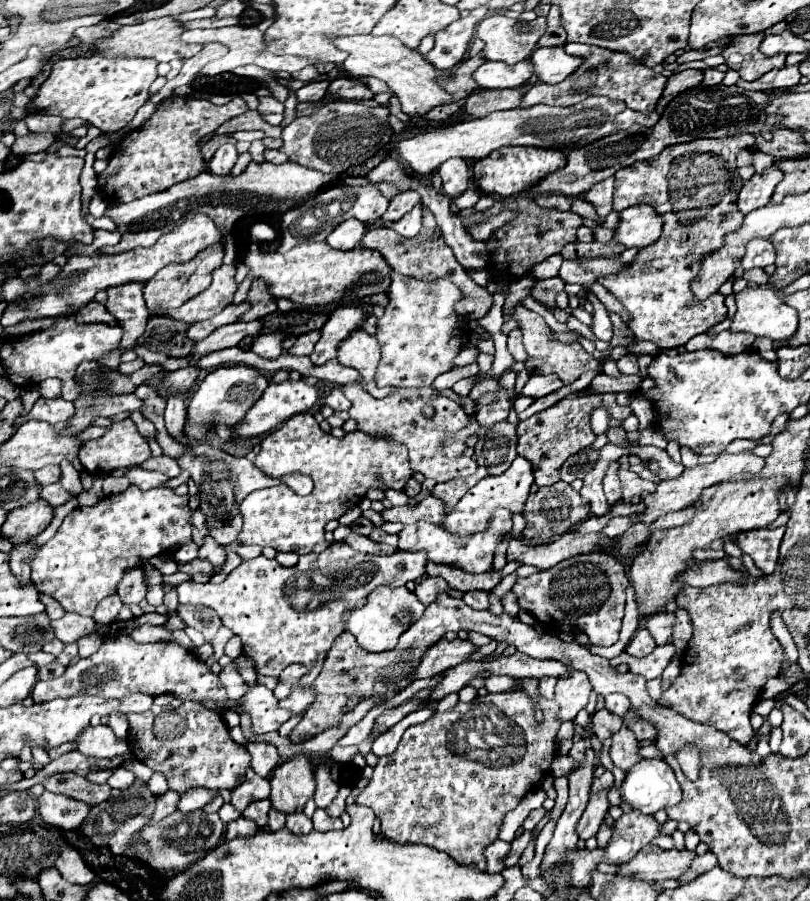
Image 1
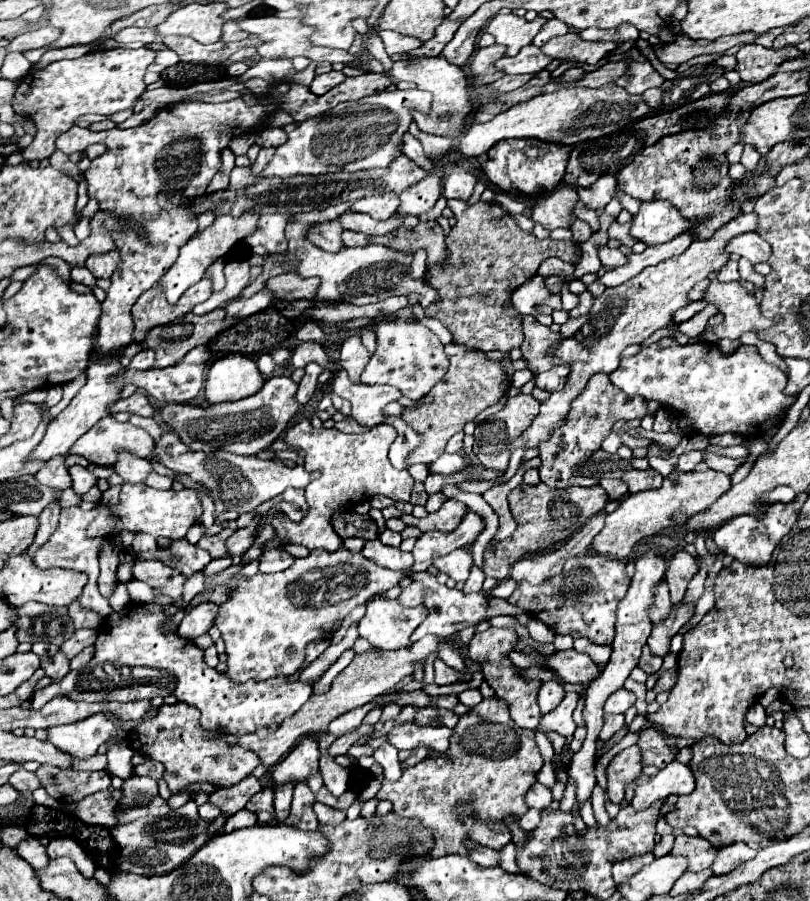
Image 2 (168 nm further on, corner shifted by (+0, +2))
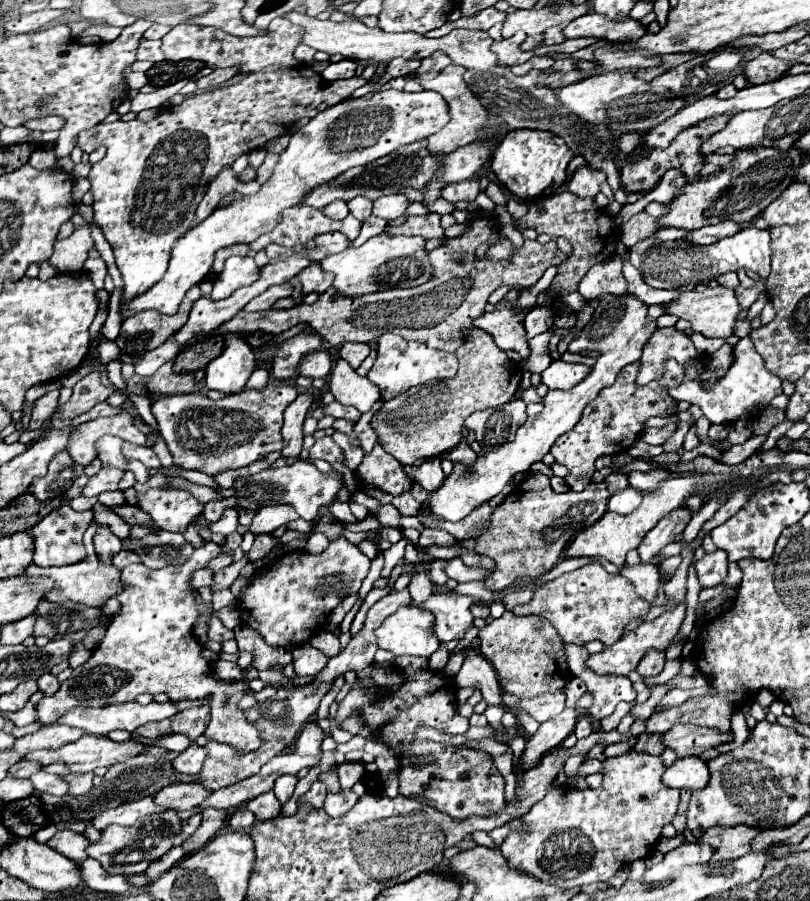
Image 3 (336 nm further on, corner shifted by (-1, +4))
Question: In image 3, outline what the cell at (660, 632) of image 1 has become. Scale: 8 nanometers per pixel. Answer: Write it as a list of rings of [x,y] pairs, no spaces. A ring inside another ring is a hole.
[[[643,563],[633,565],[633,567],[625,565],[621,569],[621,575],[627,577],[635,585],[639,597],[643,597],[649,605],[655,603],[657,591],[661,587],[661,577],[659,577],[657,565],[643,565]]]

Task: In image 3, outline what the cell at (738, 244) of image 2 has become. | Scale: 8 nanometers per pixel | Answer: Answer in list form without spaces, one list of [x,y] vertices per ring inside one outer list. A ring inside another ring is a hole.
[[[743,227],[733,237],[725,237],[713,245],[699,247],[687,245],[687,241],[657,241],[653,237],[639,241],[629,249],[629,257],[633,267],[639,269],[643,281],[657,289],[679,289],[691,291],[697,283],[709,283],[727,271],[737,271],[739,267],[759,273],[763,279],[769,275],[771,265],[771,247],[769,233],[757,227]]]

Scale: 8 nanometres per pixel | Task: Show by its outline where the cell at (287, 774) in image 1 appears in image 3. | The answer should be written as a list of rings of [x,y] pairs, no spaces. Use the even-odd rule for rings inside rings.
[[[307,723],[297,737],[293,753],[317,757],[317,755],[321,755],[321,741],[323,739],[325,739],[325,735],[323,735],[321,727],[317,723]]]

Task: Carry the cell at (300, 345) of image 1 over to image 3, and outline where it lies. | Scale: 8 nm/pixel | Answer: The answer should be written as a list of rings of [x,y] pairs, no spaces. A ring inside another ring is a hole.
[[[319,349],[317,353],[307,353],[299,365],[299,375],[305,377],[327,377],[331,373],[331,355],[325,349]]]

